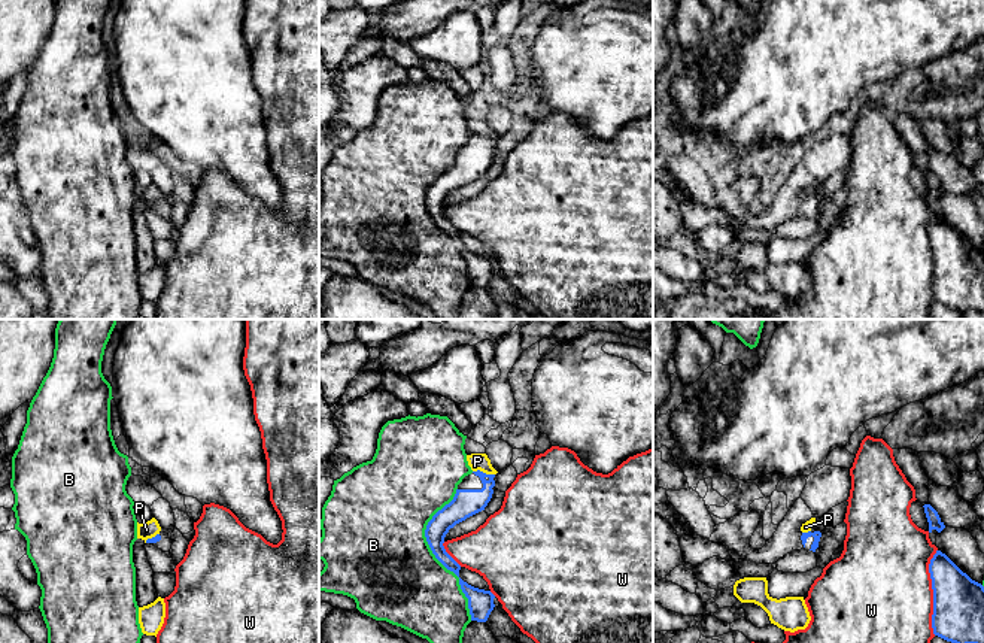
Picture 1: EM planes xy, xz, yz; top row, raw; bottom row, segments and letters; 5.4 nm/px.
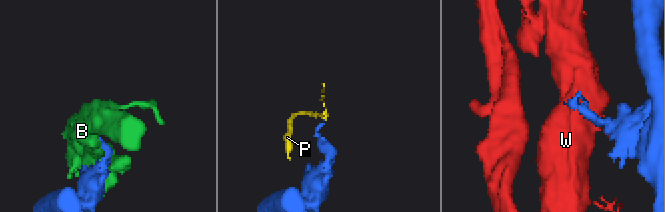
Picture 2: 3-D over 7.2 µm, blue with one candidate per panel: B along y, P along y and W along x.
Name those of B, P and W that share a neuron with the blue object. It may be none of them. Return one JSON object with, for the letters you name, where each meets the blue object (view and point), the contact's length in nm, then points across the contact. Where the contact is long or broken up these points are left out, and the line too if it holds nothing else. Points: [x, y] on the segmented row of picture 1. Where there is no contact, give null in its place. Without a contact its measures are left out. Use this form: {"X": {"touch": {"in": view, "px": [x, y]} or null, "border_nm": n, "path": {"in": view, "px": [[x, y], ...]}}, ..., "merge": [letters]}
{"merge": []}

